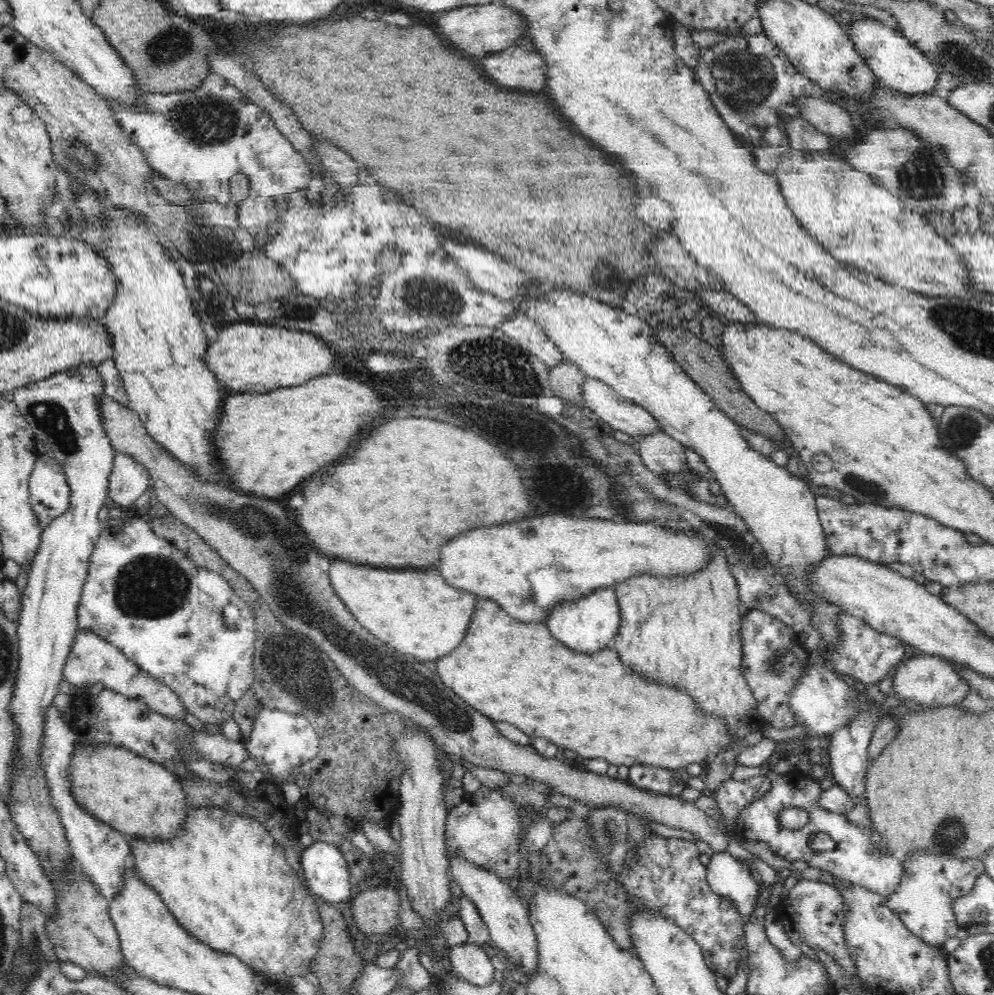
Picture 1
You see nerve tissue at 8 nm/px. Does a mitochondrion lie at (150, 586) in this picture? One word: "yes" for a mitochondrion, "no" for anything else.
yes

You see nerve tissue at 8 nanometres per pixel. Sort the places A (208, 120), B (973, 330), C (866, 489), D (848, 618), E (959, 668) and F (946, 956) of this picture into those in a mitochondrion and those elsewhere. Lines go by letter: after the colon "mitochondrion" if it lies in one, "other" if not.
A: mitochondrion
B: mitochondrion
C: mitochondrion
D: other
E: other
F: other

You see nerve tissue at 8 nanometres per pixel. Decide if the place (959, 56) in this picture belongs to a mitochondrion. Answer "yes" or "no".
yes

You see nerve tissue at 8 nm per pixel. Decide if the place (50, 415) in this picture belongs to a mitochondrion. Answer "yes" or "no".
yes

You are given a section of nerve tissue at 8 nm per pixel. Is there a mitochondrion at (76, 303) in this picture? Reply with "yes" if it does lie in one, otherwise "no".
no

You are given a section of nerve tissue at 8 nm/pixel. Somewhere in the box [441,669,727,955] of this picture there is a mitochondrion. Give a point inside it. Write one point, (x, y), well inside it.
(607, 830)

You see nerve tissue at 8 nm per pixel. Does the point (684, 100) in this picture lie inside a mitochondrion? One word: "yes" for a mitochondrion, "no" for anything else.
no

